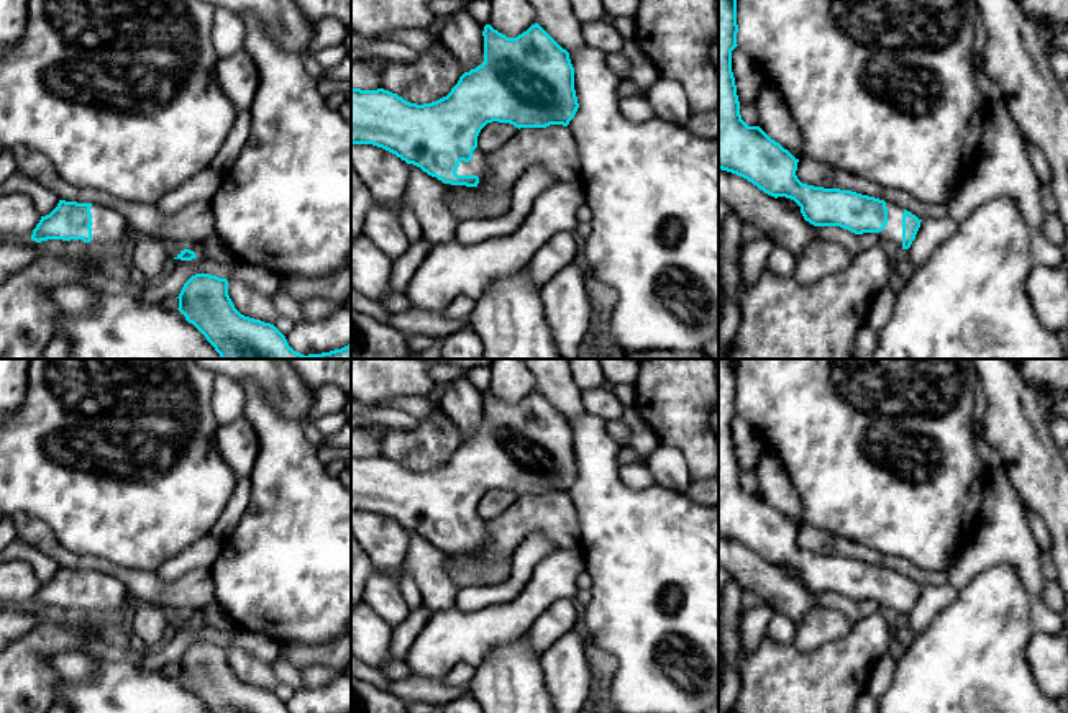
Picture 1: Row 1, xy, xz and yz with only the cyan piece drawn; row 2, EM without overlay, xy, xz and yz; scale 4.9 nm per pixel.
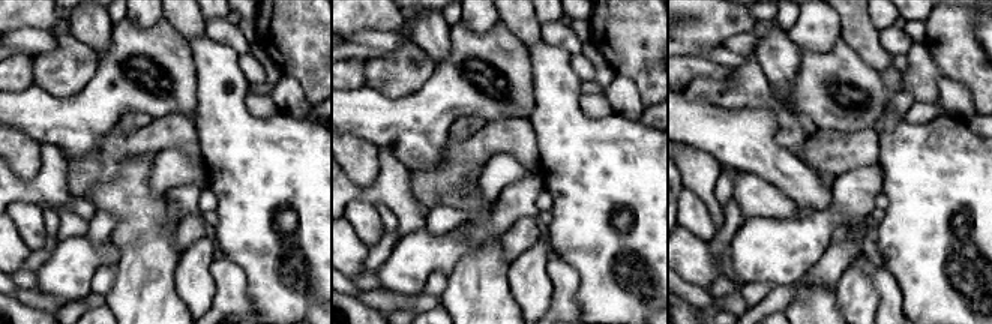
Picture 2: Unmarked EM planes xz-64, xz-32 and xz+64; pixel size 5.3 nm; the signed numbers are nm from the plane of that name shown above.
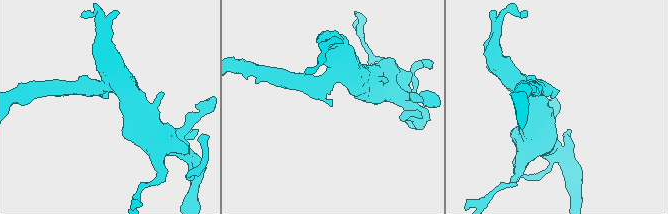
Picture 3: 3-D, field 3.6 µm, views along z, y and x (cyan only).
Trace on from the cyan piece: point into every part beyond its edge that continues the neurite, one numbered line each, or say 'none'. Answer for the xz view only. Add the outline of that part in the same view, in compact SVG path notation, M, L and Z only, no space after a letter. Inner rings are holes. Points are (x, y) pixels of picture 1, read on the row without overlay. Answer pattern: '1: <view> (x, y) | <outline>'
1: xz (476, 533) | M477 515L472 518L472 526L469 529L459 529L456 541L477 543L481 551L489 544L487 531Z

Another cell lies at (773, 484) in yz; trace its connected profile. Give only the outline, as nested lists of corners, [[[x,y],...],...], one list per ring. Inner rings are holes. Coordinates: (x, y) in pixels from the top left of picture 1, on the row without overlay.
[[[763,444],[756,464],[758,493],[796,526],[804,523],[801,498],[794,490],[779,457]]]

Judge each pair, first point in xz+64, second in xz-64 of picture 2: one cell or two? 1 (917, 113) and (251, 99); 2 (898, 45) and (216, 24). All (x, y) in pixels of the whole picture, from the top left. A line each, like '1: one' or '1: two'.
1: one
2: one

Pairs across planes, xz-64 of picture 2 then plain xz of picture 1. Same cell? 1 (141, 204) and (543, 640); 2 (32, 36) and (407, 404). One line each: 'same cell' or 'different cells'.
1: different cells
2: same cell

